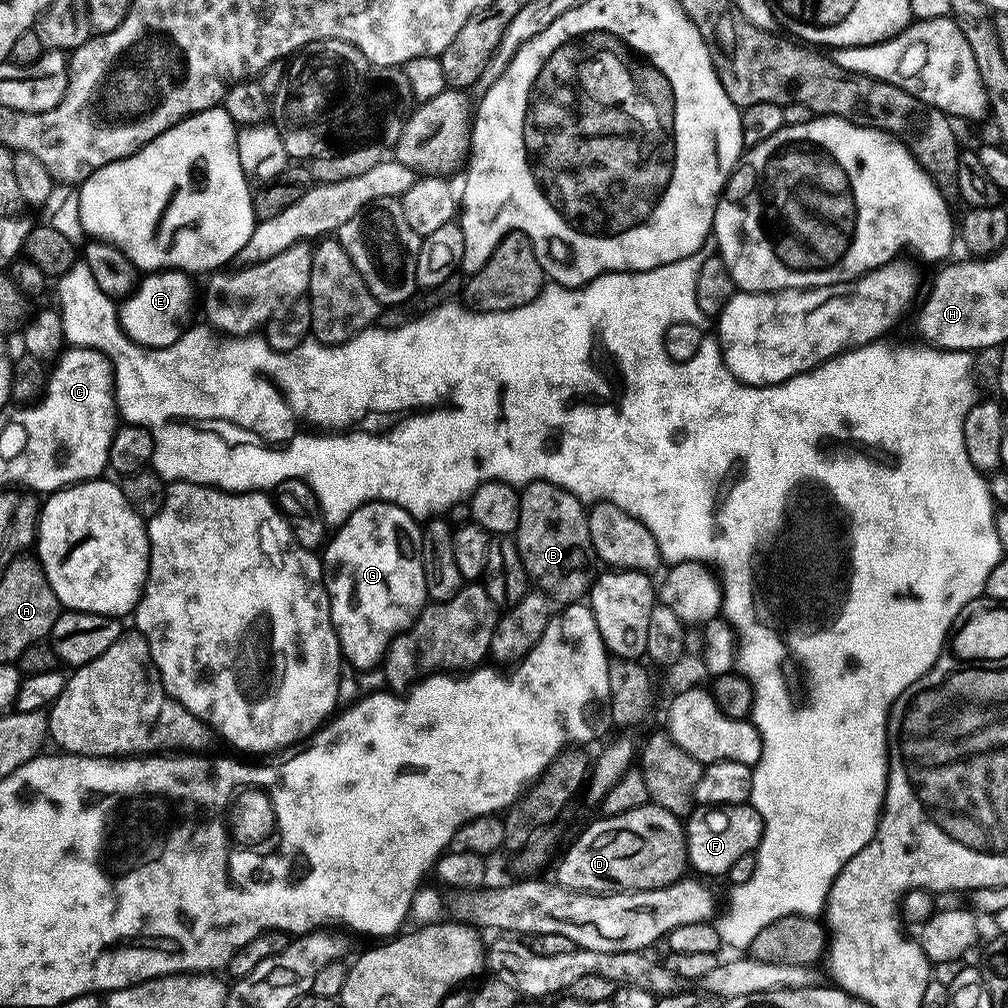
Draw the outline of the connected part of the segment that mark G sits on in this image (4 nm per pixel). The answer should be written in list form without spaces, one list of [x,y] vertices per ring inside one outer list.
[[[371,500],[369,504],[363,504],[358,510],[354,510],[354,514],[350,514],[350,518],[346,518],[346,522],[335,529],[336,537],[334,537],[334,532],[334,535],[327,541],[326,547],[323,549],[322,567],[326,573],[326,587],[328,589],[328,601],[332,607],[334,630],[338,634],[338,642],[340,643],[343,659],[357,670],[372,668],[375,664],[377,667],[383,661],[385,654],[387,654],[394,637],[399,636],[401,632],[405,632],[420,617],[420,612],[426,606],[428,591],[426,590],[426,578],[424,577],[424,567],[422,566],[422,554],[420,553],[421,531],[421,525],[416,517],[411,516],[406,510],[402,510],[402,506],[387,504],[381,500]]]

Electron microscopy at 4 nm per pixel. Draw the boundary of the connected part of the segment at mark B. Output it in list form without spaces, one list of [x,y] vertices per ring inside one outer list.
[[[533,480],[520,492],[518,526],[514,533],[518,554],[529,581],[553,601],[567,606],[589,595],[594,583],[594,553],[585,505],[573,492],[548,480]]]

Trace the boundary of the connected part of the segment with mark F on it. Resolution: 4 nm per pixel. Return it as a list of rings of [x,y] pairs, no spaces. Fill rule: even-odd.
[[[751,803],[712,806],[707,811],[693,811],[686,820],[688,862],[691,871],[696,871],[693,873],[704,878],[723,877],[730,870],[730,866],[734,866],[738,858],[742,858],[742,854],[750,854],[760,847],[760,835],[763,832],[764,824]]]

